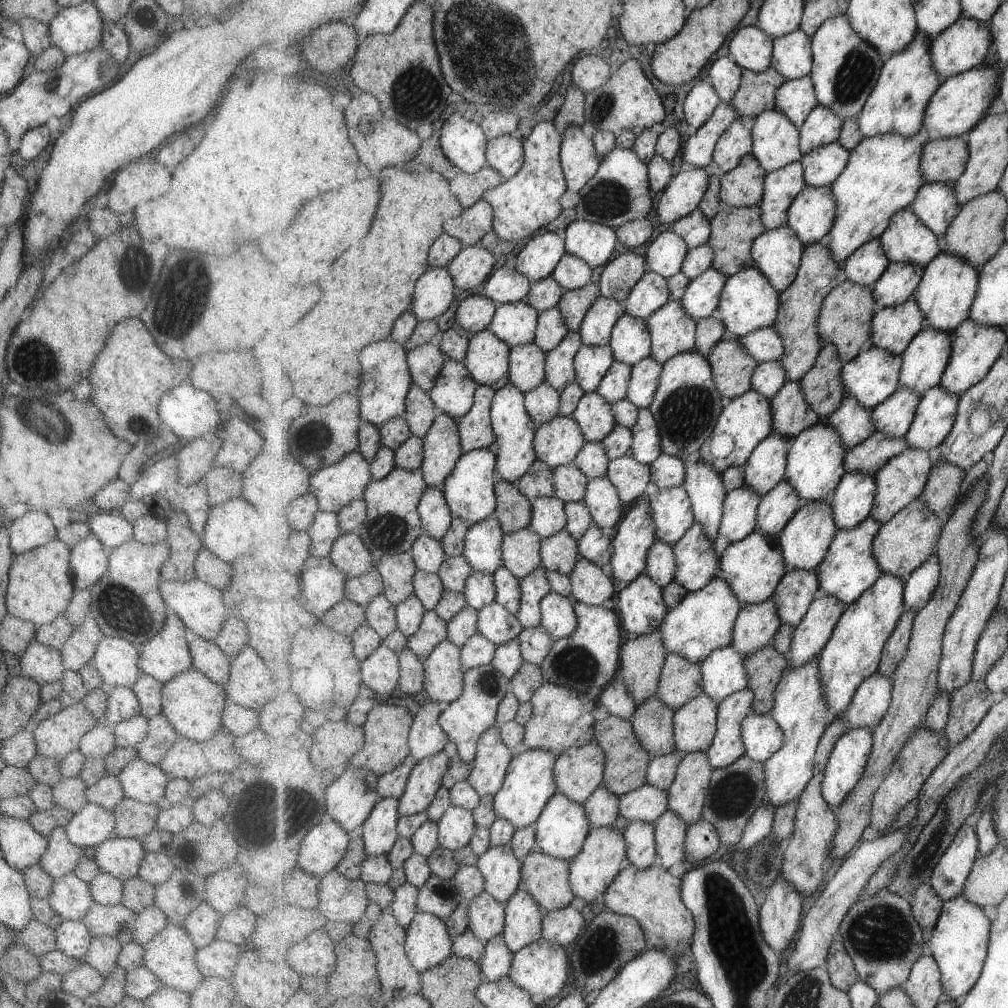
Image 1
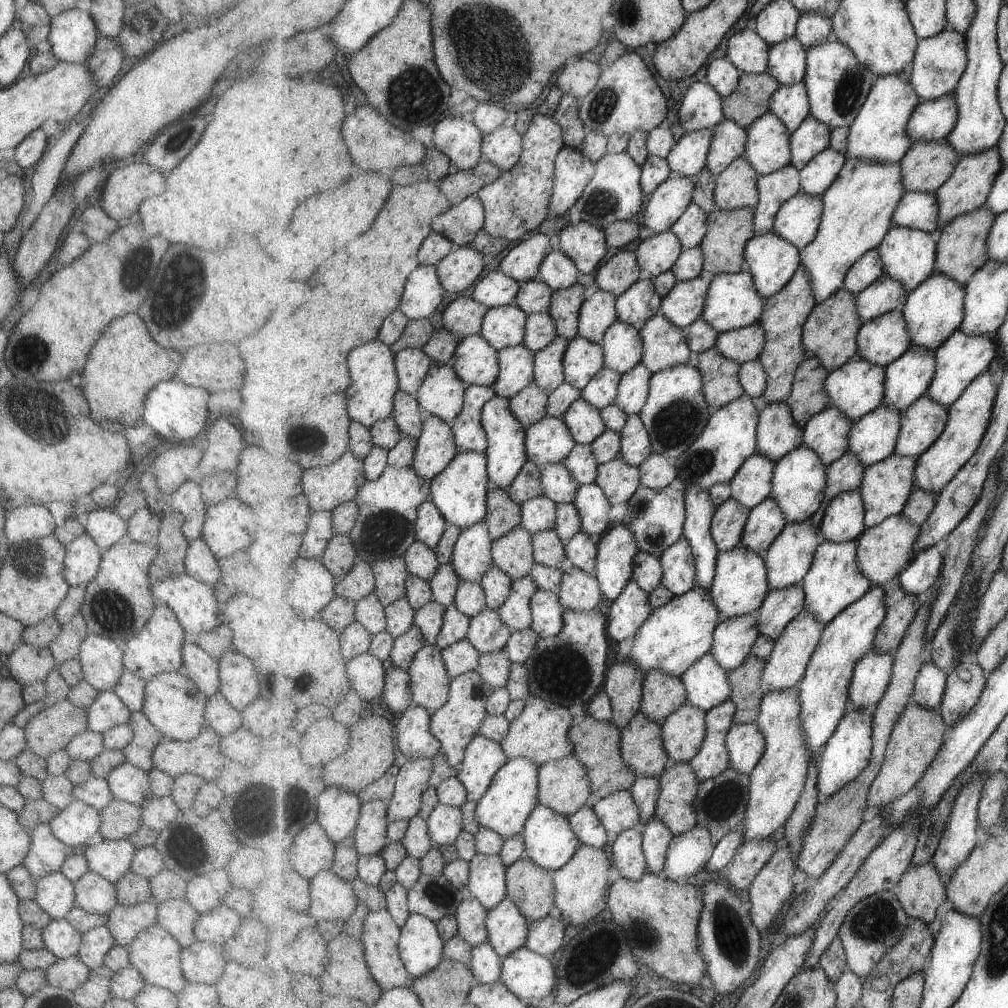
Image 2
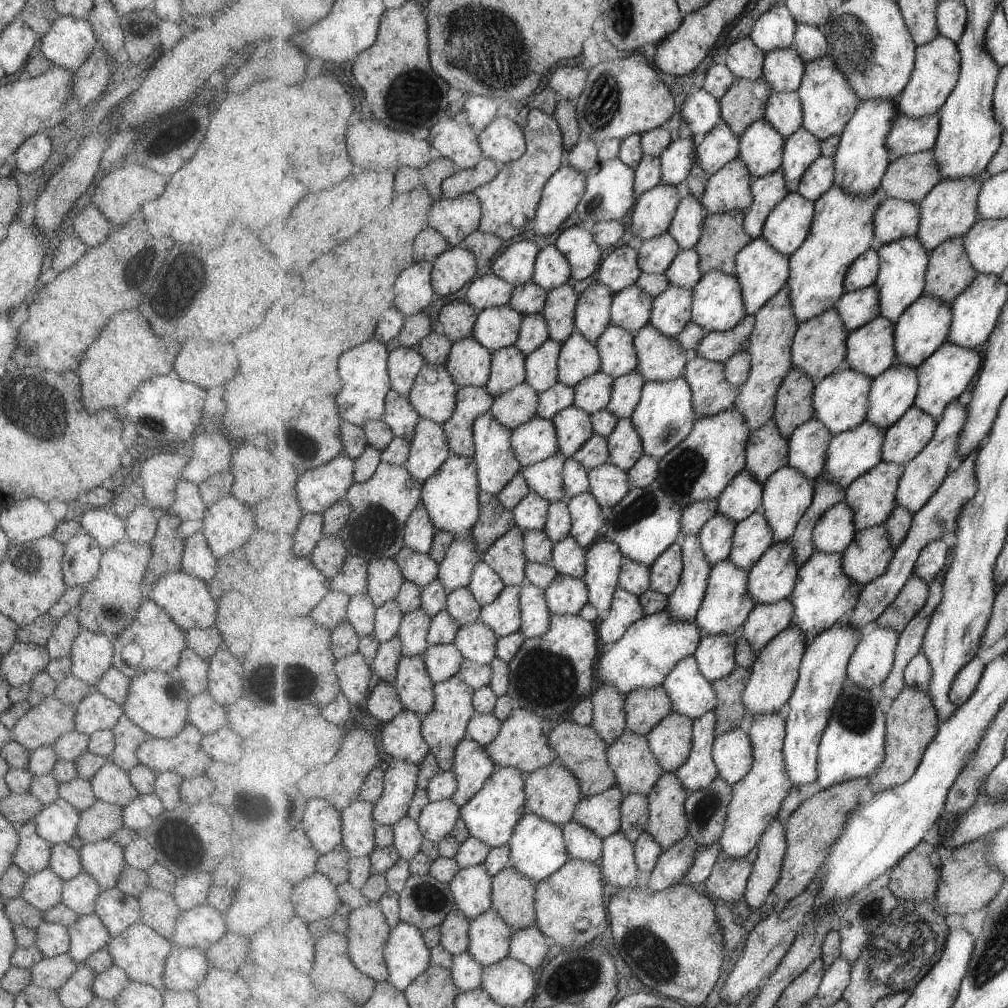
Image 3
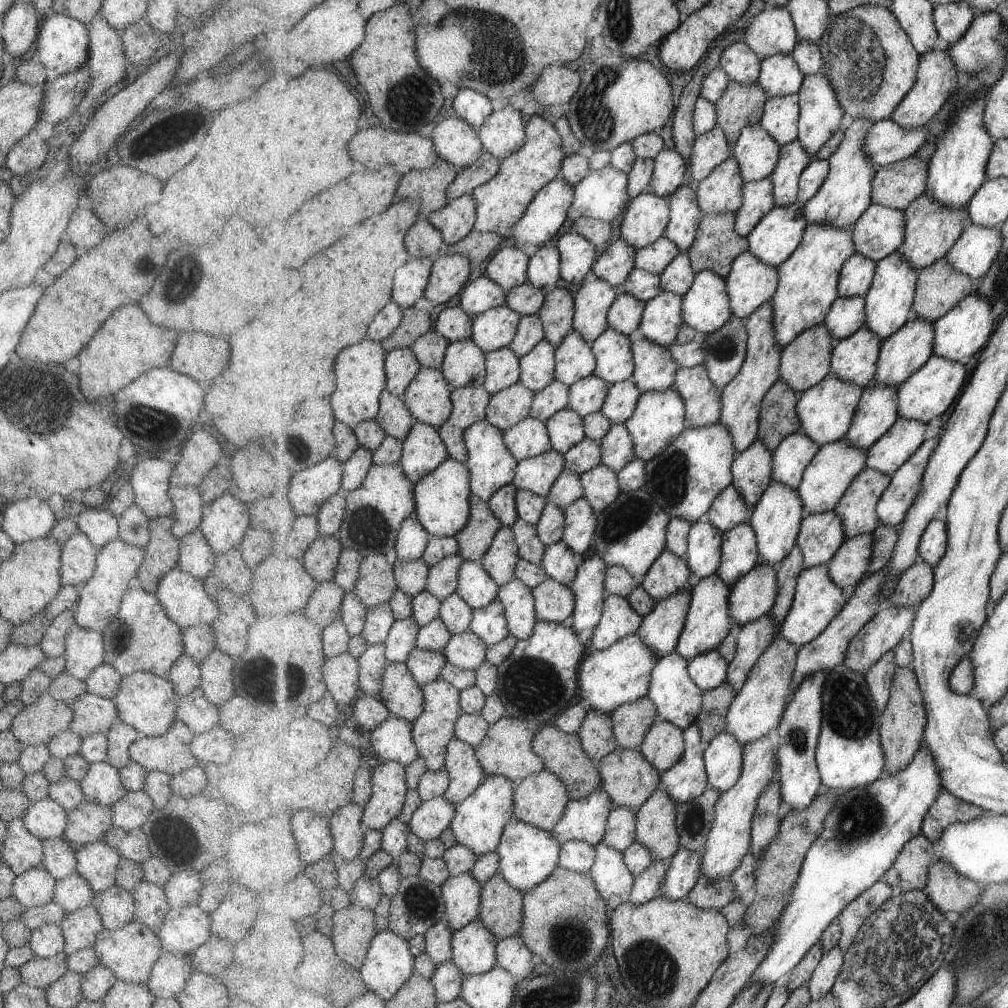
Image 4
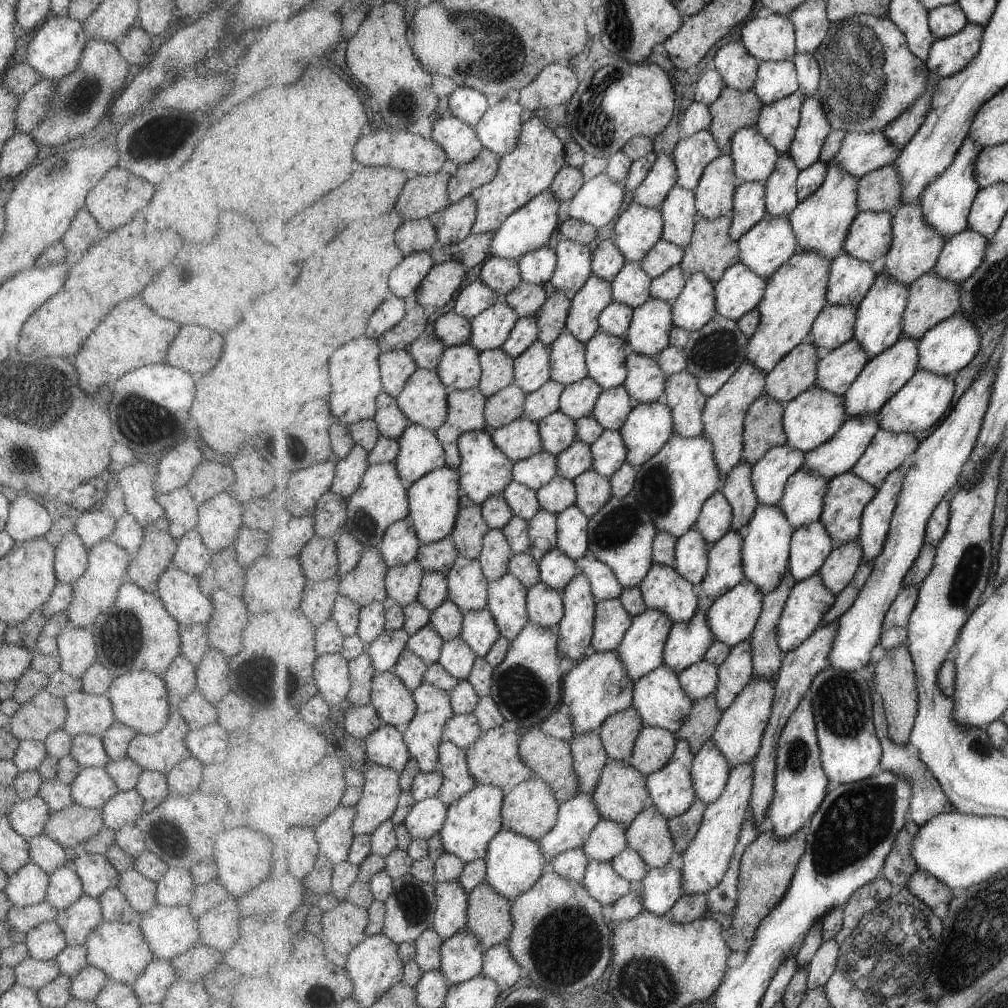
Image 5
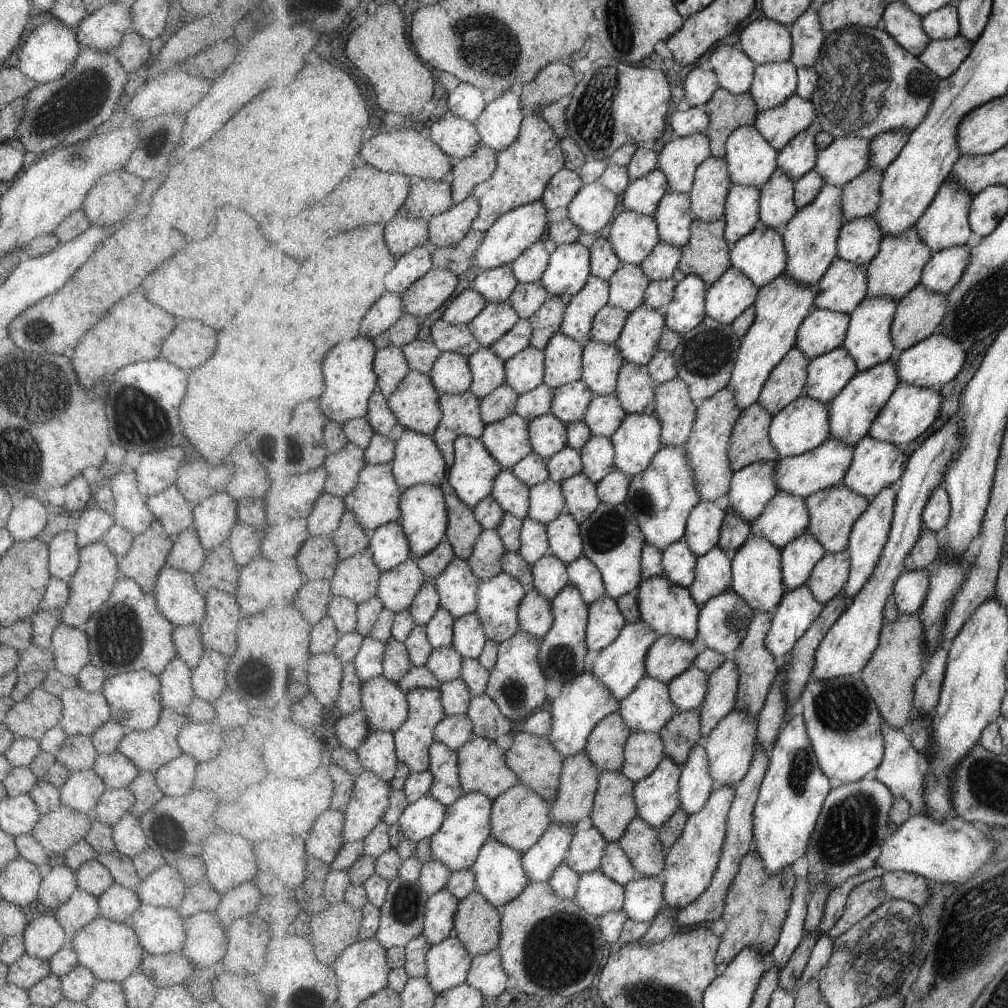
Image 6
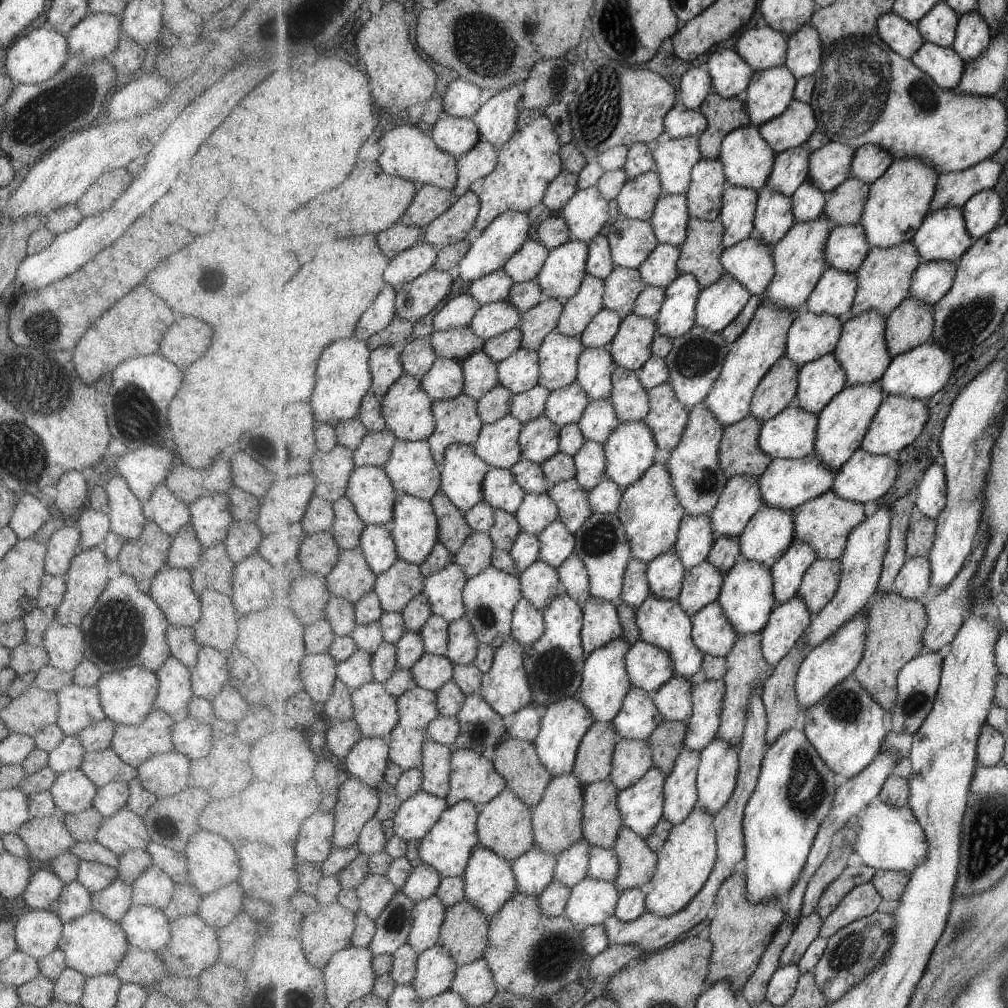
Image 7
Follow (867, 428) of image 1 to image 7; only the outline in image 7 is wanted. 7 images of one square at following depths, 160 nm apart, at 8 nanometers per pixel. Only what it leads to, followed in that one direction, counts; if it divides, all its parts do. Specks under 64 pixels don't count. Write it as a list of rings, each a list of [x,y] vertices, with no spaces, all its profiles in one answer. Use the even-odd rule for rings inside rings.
[[[735,476],[728,480],[717,507],[711,512],[711,524],[717,538],[737,538],[765,506],[757,476]]]

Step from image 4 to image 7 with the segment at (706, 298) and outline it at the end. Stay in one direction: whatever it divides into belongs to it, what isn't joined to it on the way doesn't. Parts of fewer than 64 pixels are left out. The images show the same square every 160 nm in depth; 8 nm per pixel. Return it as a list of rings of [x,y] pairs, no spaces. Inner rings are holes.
[[[683,273],[666,289],[667,300],[655,319],[661,335],[676,339],[697,325],[696,305],[702,291],[699,280],[690,273]]]

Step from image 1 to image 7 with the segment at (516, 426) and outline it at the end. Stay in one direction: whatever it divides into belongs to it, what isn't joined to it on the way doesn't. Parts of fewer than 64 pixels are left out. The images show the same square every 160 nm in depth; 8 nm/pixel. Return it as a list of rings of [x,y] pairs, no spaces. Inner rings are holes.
[[[453,444],[441,468],[440,490],[465,513],[484,502],[484,481],[490,468],[473,446]]]

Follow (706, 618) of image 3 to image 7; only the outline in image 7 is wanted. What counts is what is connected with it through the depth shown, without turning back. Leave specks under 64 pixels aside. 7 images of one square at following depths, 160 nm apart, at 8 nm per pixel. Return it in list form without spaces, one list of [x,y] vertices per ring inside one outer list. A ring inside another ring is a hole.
[[[645,641],[636,642],[625,656],[631,684],[655,694],[675,677],[675,664],[667,650]]]

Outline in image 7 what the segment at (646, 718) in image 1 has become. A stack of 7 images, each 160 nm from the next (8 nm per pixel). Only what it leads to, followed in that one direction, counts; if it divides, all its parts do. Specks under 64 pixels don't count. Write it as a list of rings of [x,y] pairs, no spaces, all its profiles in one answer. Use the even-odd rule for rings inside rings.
[[[611,778],[584,786],[584,838],[591,846],[613,850],[624,827],[617,806],[619,788]]]

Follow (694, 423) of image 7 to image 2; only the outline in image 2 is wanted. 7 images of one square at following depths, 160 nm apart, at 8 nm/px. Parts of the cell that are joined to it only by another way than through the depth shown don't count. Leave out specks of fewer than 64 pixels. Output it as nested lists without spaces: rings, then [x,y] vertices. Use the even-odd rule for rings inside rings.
[[[801,265],[791,282],[775,296],[766,300],[764,316],[760,320],[766,332],[766,347],[759,359],[768,372],[768,390],[758,405],[763,408],[769,403],[787,401],[793,385],[796,383],[796,372],[801,363],[809,356],[804,347],[804,326],[812,314],[818,300],[814,295],[812,276],[805,265]]]

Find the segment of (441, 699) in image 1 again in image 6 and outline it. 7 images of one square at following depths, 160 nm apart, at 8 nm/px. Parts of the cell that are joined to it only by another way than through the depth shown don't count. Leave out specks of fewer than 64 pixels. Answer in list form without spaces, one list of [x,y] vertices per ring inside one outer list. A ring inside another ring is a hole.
[[[383,674],[363,683],[362,694],[372,731],[396,733],[409,719],[407,693]]]

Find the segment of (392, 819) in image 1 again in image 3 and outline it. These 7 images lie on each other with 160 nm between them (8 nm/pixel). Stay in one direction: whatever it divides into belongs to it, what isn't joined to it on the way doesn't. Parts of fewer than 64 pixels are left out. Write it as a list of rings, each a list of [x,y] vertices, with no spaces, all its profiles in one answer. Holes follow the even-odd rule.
[[[358,801],[341,812],[342,845],[352,858],[370,857],[377,849],[374,807],[375,803]]]

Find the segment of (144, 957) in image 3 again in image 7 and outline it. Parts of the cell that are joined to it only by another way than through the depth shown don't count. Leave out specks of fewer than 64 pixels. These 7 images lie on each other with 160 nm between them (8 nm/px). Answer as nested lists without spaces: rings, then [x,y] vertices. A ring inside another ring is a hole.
[[[92,910],[73,918],[73,920],[63,922],[61,936],[57,942],[57,950],[63,952],[65,966],[84,976],[113,973],[127,948],[129,948],[127,940],[117,923],[103,918]]]

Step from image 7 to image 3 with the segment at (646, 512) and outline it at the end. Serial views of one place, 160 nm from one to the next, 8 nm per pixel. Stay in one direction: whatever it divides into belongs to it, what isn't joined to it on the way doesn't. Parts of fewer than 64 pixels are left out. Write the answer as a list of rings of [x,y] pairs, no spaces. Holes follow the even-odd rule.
[[[735,408],[721,412],[717,416],[698,419],[693,426],[693,431],[689,432],[689,436],[679,446],[673,448],[672,452],[665,454],[665,457],[659,460],[659,478],[656,481],[658,486],[661,486],[665,492],[671,493],[682,509],[703,500],[718,500],[729,484],[746,470],[746,451],[751,434],[751,428],[747,426],[743,412]]]

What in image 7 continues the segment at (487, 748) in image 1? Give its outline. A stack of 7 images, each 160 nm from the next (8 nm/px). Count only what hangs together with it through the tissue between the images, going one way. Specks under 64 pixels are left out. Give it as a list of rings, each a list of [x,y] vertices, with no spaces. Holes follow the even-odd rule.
[[[429,741],[424,744],[422,791],[447,799],[451,792],[453,749]]]

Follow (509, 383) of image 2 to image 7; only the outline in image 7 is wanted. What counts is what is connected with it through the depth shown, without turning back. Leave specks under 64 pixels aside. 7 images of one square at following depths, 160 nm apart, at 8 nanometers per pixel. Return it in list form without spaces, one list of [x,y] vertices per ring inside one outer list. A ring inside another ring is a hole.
[[[477,352],[463,361],[464,393],[479,401],[487,392],[500,385],[497,363],[485,352]]]

